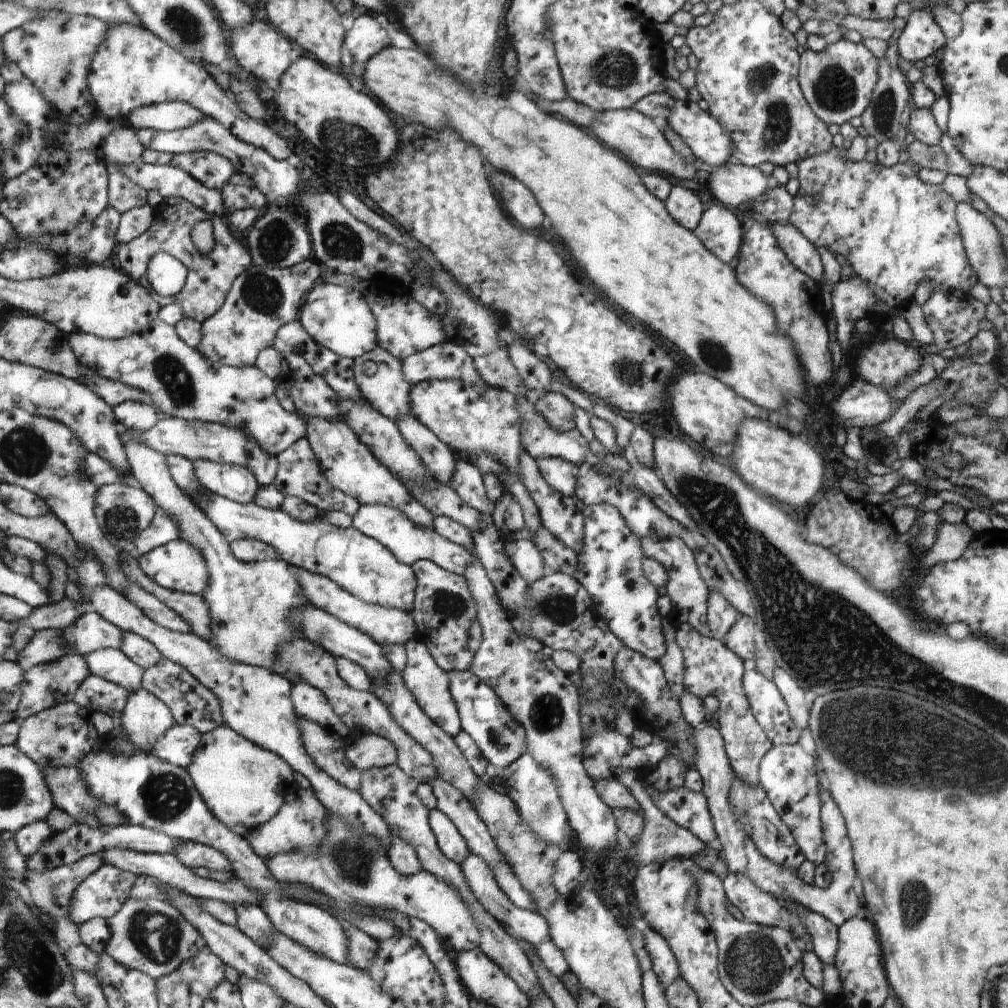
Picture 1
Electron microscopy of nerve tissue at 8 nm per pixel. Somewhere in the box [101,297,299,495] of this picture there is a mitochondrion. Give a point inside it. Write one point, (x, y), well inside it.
(170, 373)

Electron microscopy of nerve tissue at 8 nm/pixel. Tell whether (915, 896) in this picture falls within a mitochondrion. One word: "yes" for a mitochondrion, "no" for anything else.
yes

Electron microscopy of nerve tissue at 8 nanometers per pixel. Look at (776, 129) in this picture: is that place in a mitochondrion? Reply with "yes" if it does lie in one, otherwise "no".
yes

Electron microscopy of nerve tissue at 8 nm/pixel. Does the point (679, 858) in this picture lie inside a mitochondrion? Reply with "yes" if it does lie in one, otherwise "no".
no

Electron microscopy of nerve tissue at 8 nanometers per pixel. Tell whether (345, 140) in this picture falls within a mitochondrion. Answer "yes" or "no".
yes

